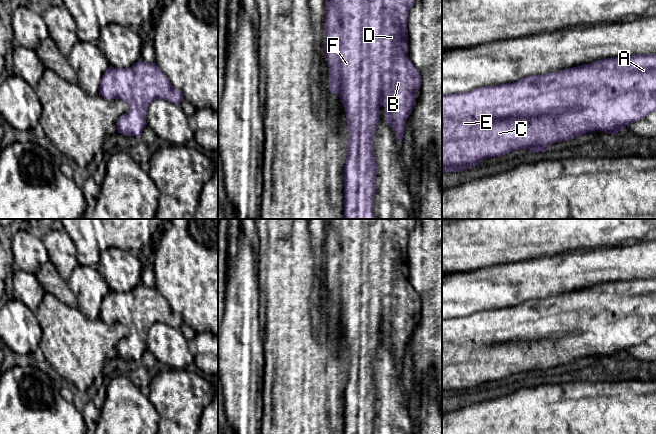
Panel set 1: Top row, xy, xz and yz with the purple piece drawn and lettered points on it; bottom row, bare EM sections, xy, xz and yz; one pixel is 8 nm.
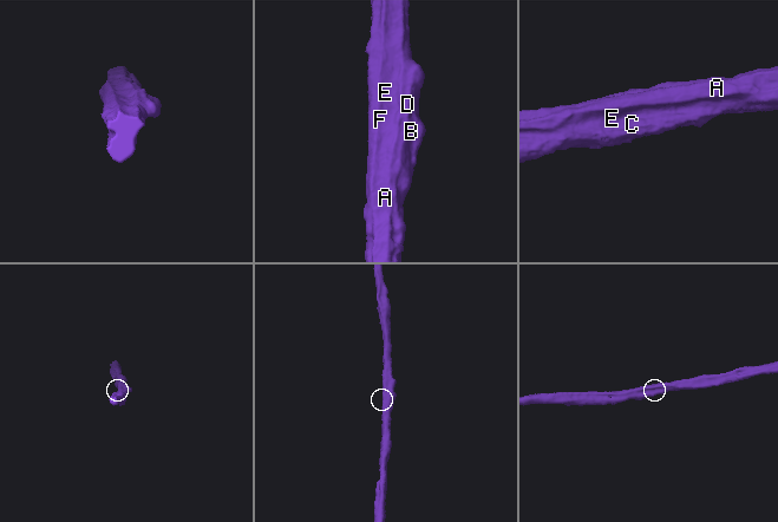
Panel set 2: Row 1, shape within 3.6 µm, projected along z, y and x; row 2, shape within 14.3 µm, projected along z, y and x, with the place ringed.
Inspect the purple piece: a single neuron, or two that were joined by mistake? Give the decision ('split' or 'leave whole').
leave whole

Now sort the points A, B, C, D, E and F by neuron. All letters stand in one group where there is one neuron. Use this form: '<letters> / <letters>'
A B C D E F

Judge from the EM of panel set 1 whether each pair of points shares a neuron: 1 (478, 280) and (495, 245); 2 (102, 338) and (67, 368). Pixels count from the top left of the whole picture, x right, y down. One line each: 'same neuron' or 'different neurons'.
1: different neurons
2: same neuron

